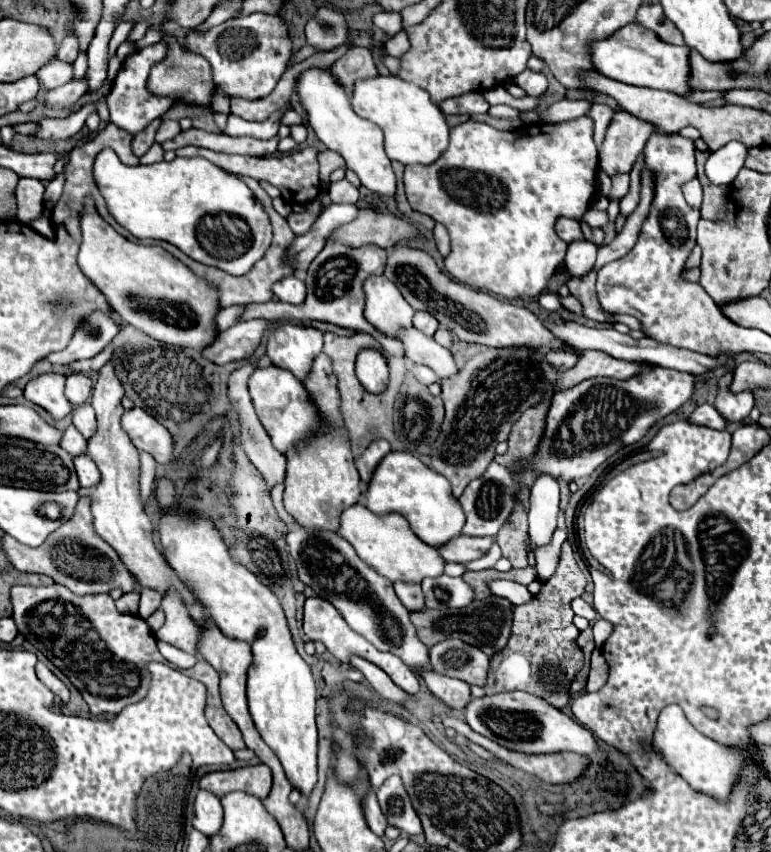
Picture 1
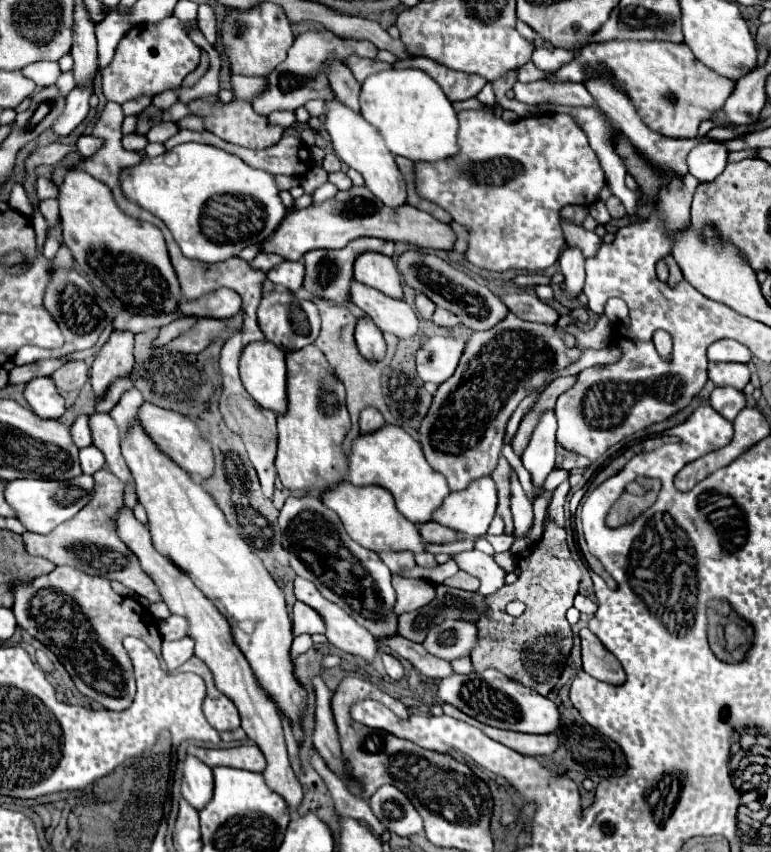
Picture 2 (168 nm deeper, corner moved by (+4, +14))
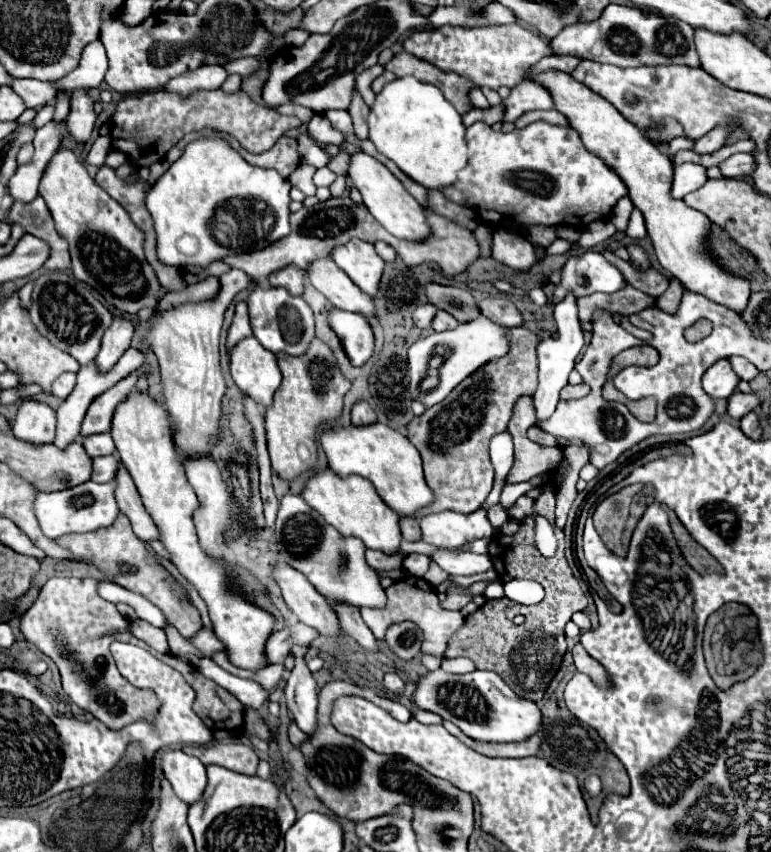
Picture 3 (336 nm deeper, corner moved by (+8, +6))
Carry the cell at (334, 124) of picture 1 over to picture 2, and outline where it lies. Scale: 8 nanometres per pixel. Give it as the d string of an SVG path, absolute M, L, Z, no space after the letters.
M336 97L328 99L324 105L326 105L324 129L328 131L334 145L334 153L340 157L340 161L362 173L366 187L388 207L398 207L406 203L406 183L396 167L394 155L388 151L384 137L378 133L378 129L374 129L374 125L370 125L358 111L350 109Z

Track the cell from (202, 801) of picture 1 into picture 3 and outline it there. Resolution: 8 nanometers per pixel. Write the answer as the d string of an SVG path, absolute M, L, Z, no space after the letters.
M180 749L162 755L162 771L170 781L174 793L188 805L202 799L206 787L206 767L192 755Z

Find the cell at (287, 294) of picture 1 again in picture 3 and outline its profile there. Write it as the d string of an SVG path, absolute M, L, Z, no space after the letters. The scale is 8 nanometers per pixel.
M288 265L286 269L274 271L274 273L268 277L268 283L270 283L270 285L284 287L284 289L288 289L292 295L300 295L300 293L304 291L304 281L306 281L306 271L296 269L296 265Z

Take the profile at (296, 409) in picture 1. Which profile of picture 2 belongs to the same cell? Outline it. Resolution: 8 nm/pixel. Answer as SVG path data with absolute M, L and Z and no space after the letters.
M258 341L244 347L240 357L240 377L246 391L254 397L258 405L274 411L276 415L284 415L288 409L288 393L286 393L286 361L284 351L270 341Z

